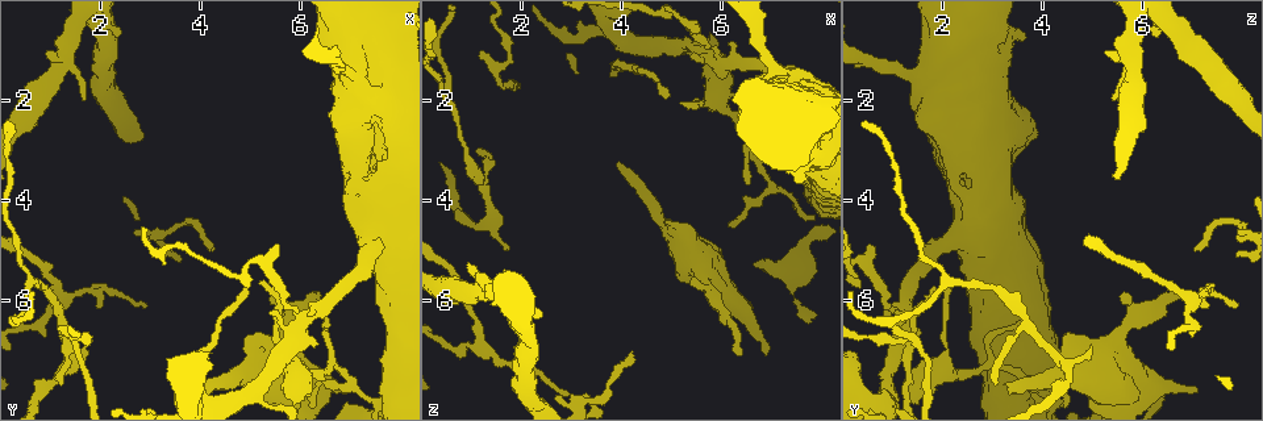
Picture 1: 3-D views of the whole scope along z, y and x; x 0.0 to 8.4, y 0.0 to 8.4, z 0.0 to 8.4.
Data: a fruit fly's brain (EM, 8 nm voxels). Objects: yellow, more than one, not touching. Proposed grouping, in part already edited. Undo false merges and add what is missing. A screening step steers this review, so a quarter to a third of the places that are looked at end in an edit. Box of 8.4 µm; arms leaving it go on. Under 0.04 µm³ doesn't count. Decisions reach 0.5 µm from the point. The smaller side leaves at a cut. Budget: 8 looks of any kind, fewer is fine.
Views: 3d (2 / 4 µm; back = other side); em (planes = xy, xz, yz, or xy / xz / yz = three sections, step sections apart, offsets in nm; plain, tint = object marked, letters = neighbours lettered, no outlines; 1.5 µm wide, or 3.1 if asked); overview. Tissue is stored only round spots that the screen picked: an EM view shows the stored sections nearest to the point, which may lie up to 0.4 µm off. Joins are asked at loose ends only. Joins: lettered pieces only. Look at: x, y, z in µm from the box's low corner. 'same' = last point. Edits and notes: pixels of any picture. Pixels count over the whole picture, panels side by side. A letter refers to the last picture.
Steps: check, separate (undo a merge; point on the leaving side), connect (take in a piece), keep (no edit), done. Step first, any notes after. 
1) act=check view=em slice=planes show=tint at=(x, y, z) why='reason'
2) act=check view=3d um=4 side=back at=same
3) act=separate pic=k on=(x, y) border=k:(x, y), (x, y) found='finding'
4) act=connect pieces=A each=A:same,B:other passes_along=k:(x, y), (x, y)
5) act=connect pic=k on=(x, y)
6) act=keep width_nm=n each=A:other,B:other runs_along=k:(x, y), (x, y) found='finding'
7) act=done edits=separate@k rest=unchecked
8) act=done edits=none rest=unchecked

act=check view=em slice=xz step=4 show=letters at=(6.85, 7.85, 7.10) why='branch stops here'

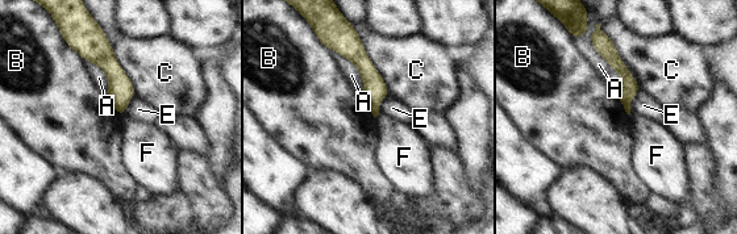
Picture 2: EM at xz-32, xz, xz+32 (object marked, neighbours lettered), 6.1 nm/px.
act=check view=em slice=planes show=letters at=same

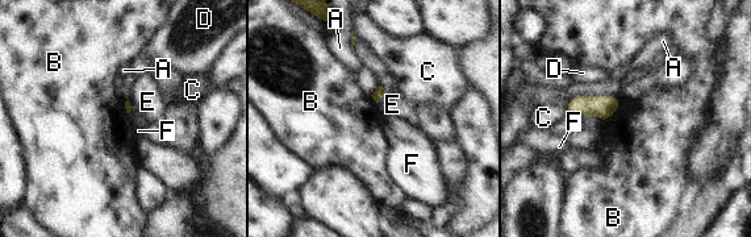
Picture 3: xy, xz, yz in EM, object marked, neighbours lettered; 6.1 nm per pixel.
act=keep each=A:other,B:other,C:other,D:other,E:other,F:other border=3:(621, 99), (617, 108), (603, 123) found='no lettered piece goes on from it'

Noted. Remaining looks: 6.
act=check view=3d um=2 at=(4.00, 7.65, 3.20) why='an open end'

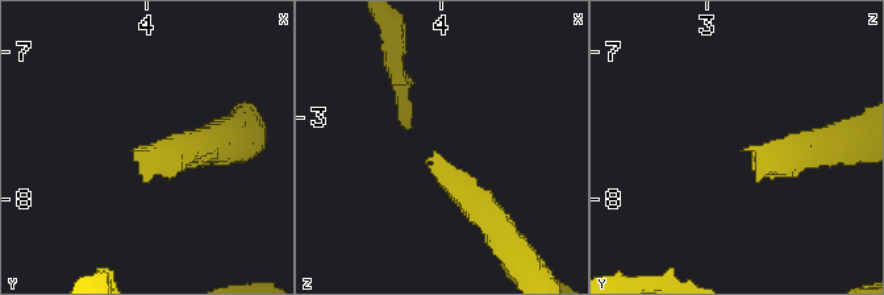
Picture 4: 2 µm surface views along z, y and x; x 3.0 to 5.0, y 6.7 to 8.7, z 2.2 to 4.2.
act=check view=em slice=yz step=4 show=letters at=(3.98, 7.66, 3.24)

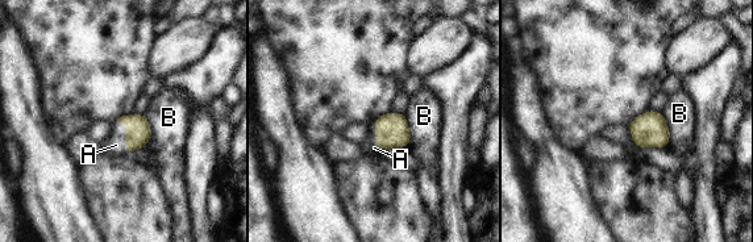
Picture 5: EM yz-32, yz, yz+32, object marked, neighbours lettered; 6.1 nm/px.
act=connect pieces=A each=A:same,B:other found='it goes on there'

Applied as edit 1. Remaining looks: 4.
act=check view=overview why='redraw'

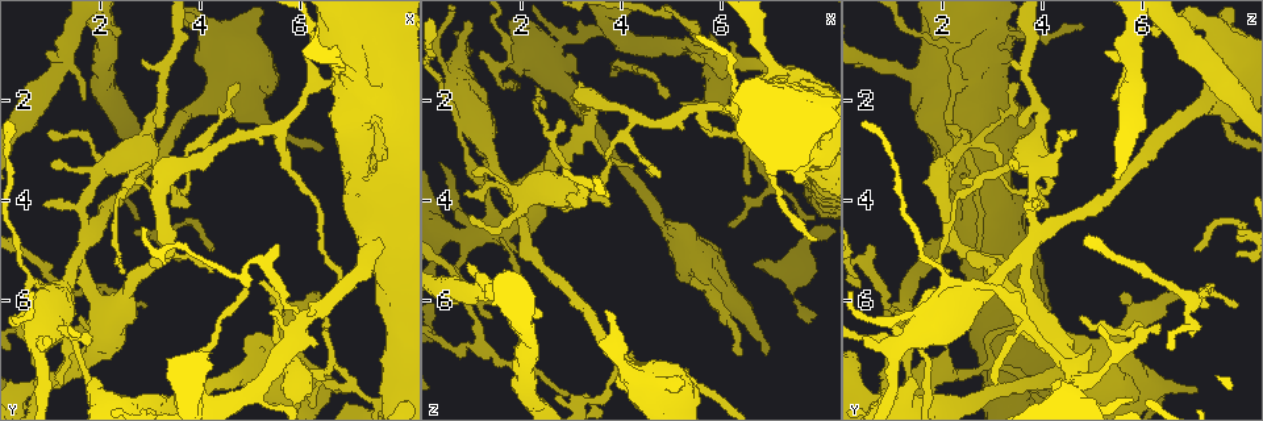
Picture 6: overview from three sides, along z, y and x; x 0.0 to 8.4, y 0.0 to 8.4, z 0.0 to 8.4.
act=check view=3d um=2 side=back at=(5.15, 7.75, 0.85) why='abrupt turn'

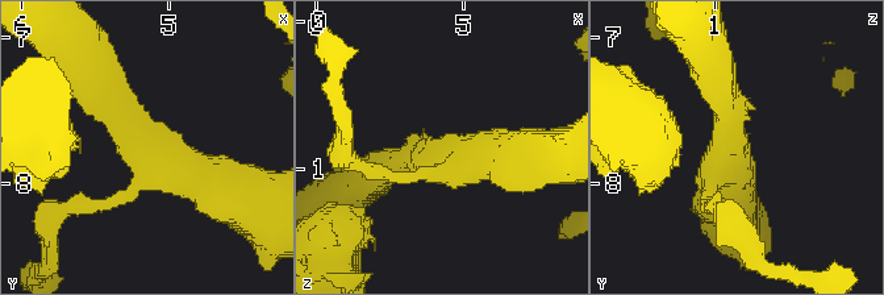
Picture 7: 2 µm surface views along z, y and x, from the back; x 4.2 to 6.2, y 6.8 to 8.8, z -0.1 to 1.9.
act=check view=em slice=xz step=4 show=tint at=(5.10, 7.74, 0.90)

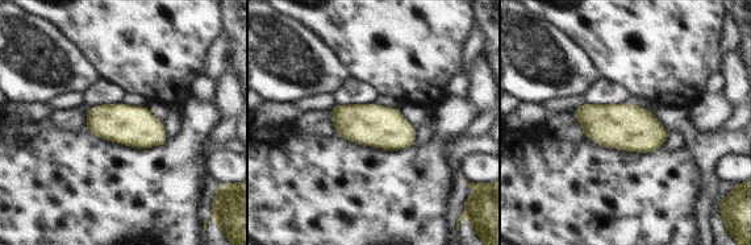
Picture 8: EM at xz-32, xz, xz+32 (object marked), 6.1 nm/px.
act=check view=em slice=planes show=letters at=same why='cut it another way'

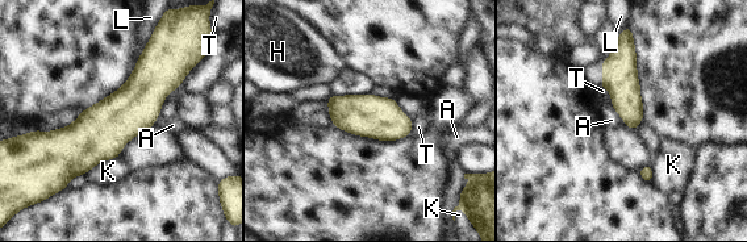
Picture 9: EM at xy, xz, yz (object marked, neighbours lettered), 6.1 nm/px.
act=keep each=A:other,H:other,K:other,L:other,T:other border=9:(153, 32), (136, 65) found='continuous, no second neuron'

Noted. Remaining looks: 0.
act=done edits=connect@5 rest=unchecked

